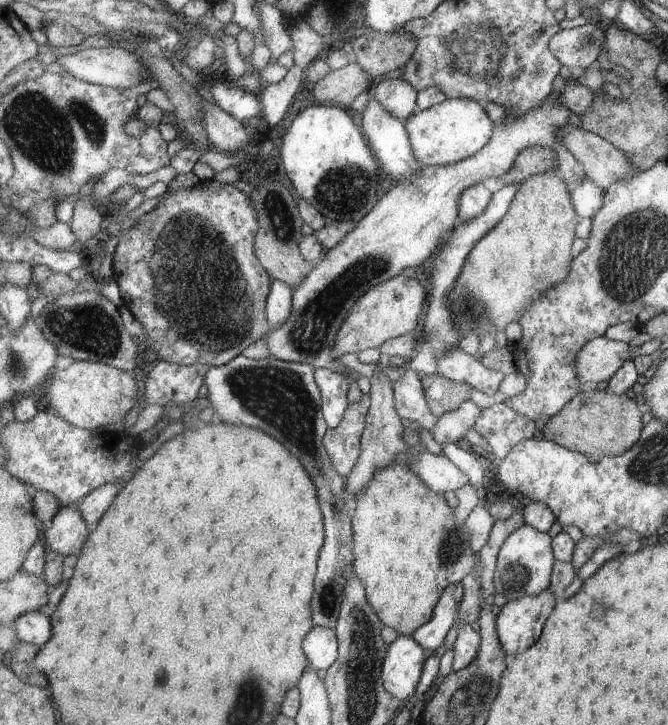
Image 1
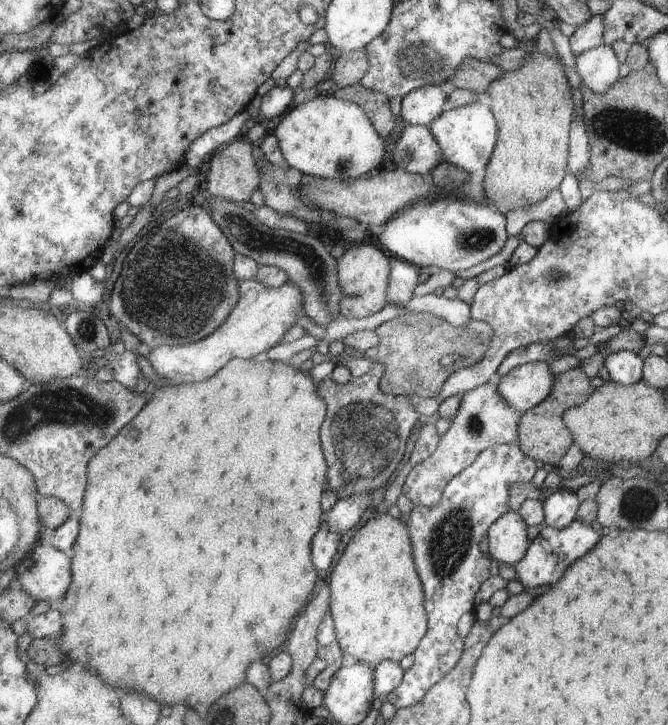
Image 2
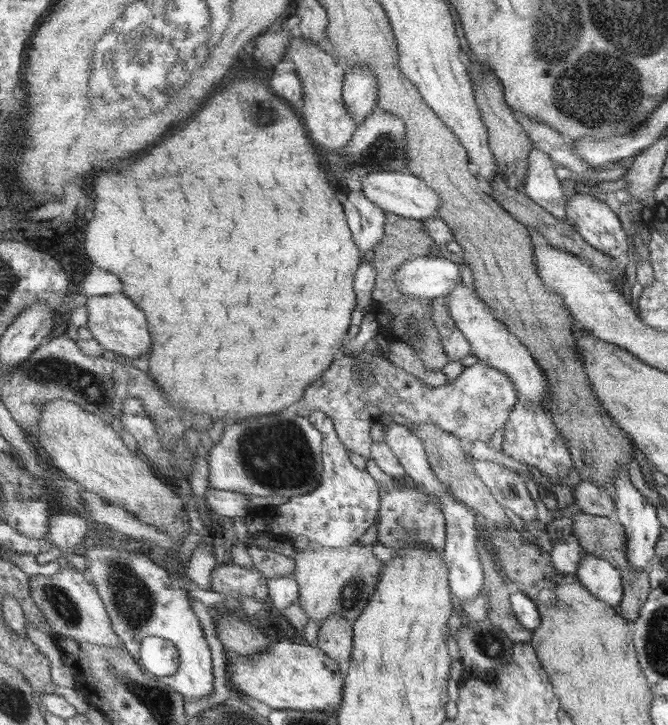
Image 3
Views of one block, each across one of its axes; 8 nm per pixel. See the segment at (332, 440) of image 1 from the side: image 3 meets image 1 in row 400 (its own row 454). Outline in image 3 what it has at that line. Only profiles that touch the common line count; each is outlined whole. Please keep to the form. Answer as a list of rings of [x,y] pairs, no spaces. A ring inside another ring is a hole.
[[[368,344],[357,354],[350,355],[343,351],[327,369],[327,372],[317,382],[307,387],[306,394],[296,406],[299,416],[309,417],[315,410],[326,412],[327,416],[334,420],[338,437],[343,444],[346,444],[348,450],[356,452],[366,459],[372,458],[371,426],[375,426],[375,422],[381,422],[381,416],[389,417],[400,414],[414,424],[420,424],[422,421],[436,422],[437,426],[458,436],[466,443],[480,440],[489,444],[497,432],[506,428],[514,409],[520,407],[521,396],[514,380],[506,372],[487,364],[484,360],[477,359],[475,364],[465,368],[451,383],[431,388],[428,384],[420,381],[417,376],[413,376],[407,369],[396,365],[383,351],[372,351],[370,345]]]

